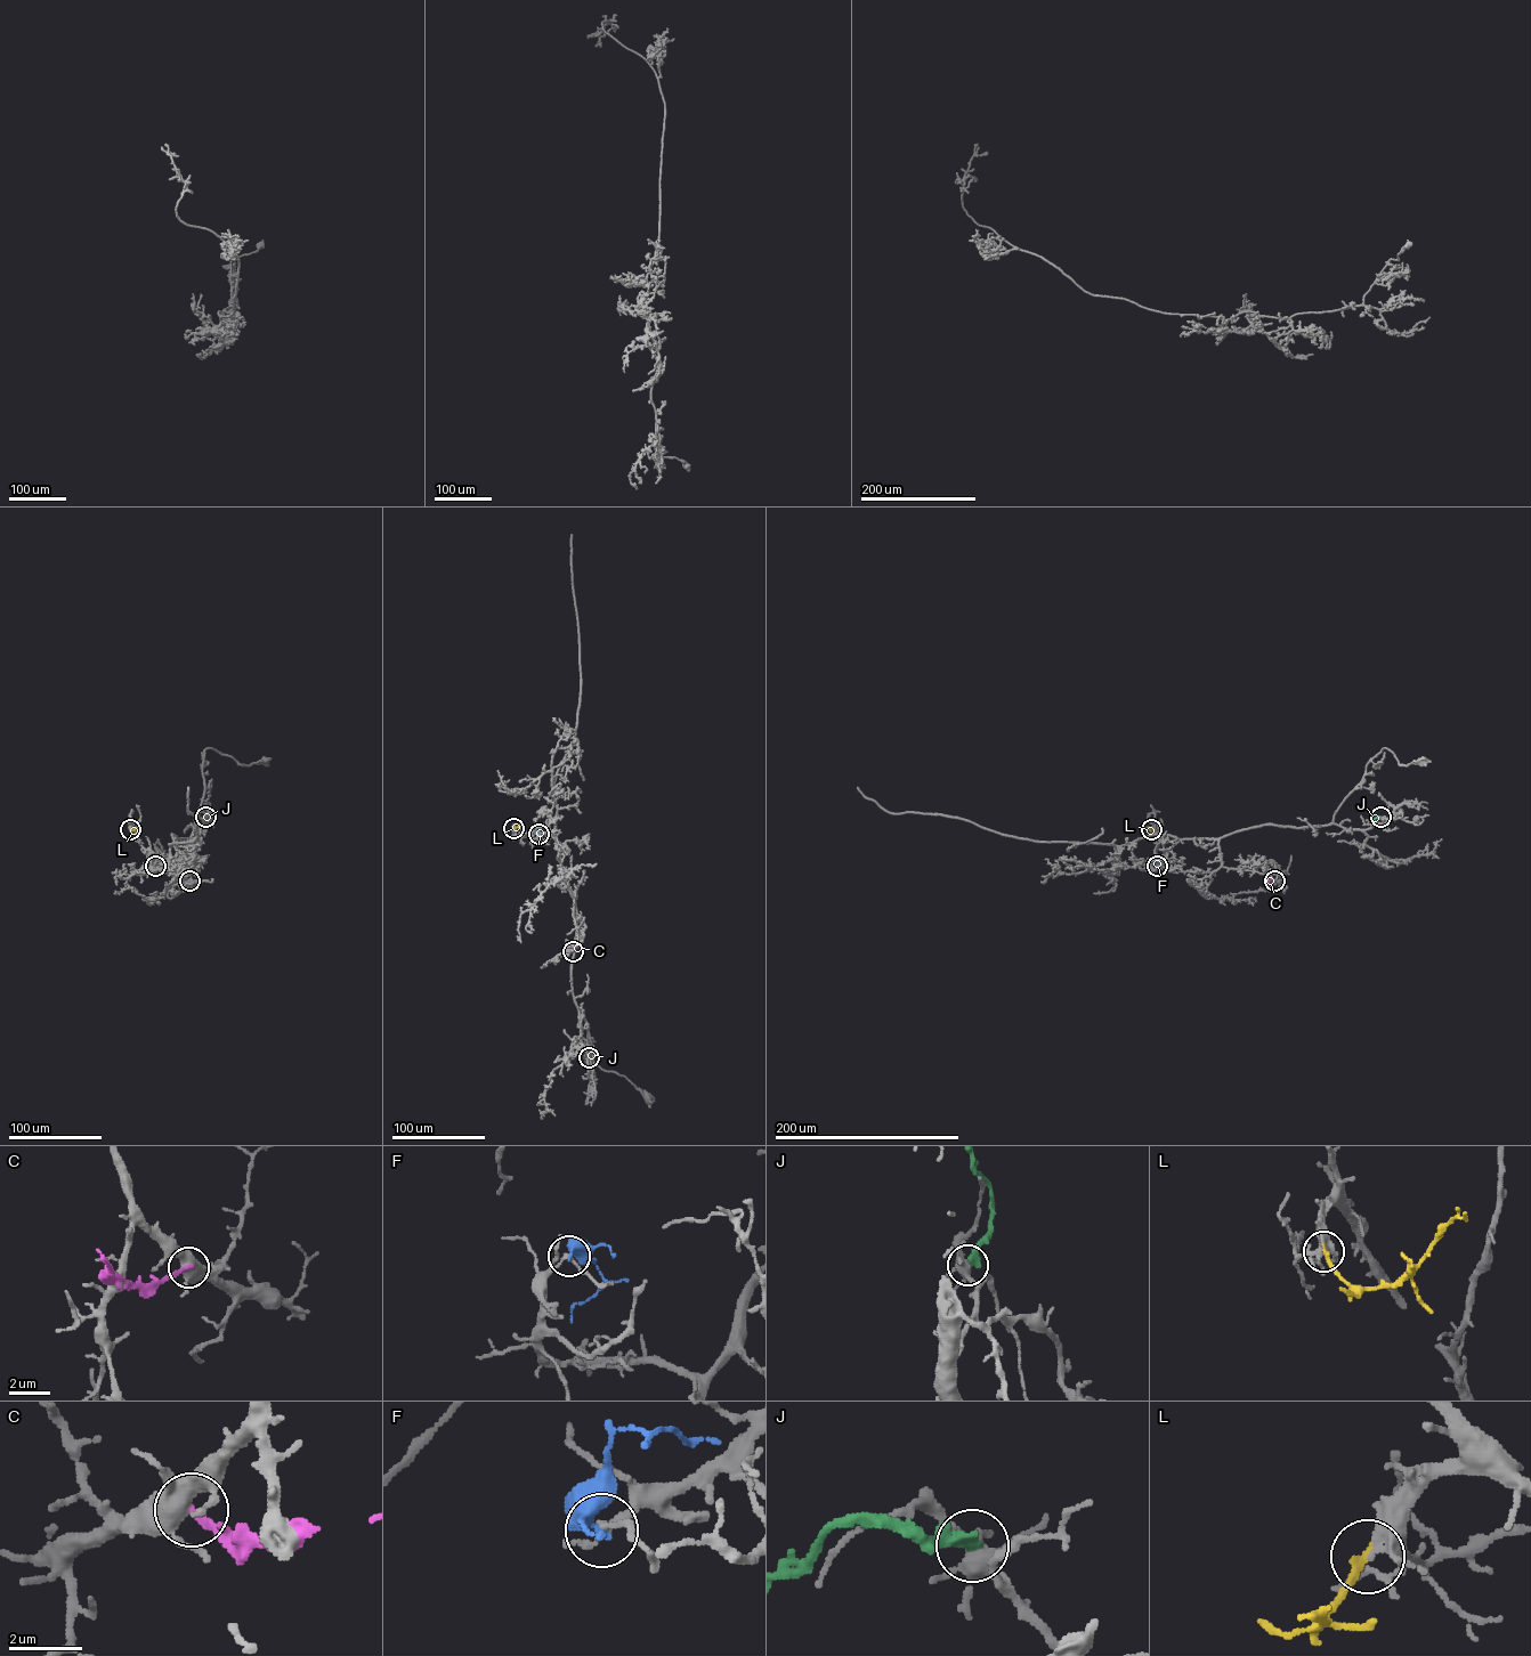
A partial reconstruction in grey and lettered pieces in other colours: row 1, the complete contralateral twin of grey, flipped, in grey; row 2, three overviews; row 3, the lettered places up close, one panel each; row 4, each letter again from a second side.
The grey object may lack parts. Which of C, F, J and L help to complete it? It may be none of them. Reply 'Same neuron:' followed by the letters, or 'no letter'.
Same neuron: L

